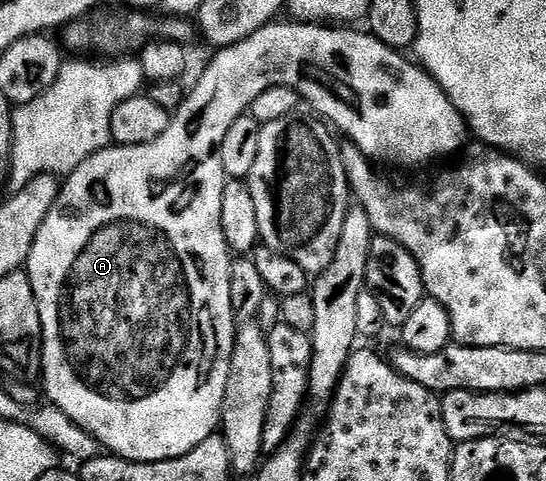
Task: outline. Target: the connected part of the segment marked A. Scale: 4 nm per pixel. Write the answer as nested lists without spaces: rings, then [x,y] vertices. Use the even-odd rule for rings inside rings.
[[[286,19],[283,25],[278,24],[271,23],[260,27],[260,31],[248,35],[248,39],[227,49],[217,50],[213,54],[214,58],[207,63],[206,70],[199,75],[194,90],[191,93],[189,90],[182,98],[182,106],[173,110],[168,131],[164,131],[160,139],[144,143],[140,147],[119,145],[101,149],[98,153],[92,154],[87,161],[80,163],[80,167],[76,167],[76,171],[72,171],[69,177],[61,182],[56,203],[52,211],[48,211],[48,219],[44,219],[32,243],[32,251],[24,266],[24,272],[30,277],[32,291],[36,295],[40,311],[42,324],[40,381],[46,384],[45,400],[60,407],[60,411],[64,411],[68,419],[84,427],[84,431],[95,437],[103,450],[126,461],[176,459],[180,455],[188,455],[188,451],[200,447],[204,439],[219,432],[224,391],[228,387],[228,363],[232,359],[236,322],[230,290],[232,254],[224,239],[224,227],[220,227],[220,195],[224,195],[228,178],[220,163],[218,148],[220,143],[224,143],[224,135],[228,135],[228,127],[232,127],[236,119],[249,114],[251,103],[259,95],[264,95],[268,87],[277,85],[294,89],[305,104],[307,101],[319,113],[315,114],[323,122],[329,123],[339,134],[342,132],[349,144],[354,145],[363,155],[370,158],[371,162],[379,166],[399,165],[402,169],[414,169],[417,165],[426,165],[429,161],[450,157],[458,148],[461,150],[467,144],[468,126],[462,118],[462,113],[456,111],[452,99],[448,99],[448,95],[436,83],[436,79],[432,79],[430,73],[411,58],[410,62],[399,50],[380,43],[380,39],[376,39],[369,32],[357,33],[354,30],[357,28],[354,27],[327,27],[322,23],[299,23],[293,19]]]

